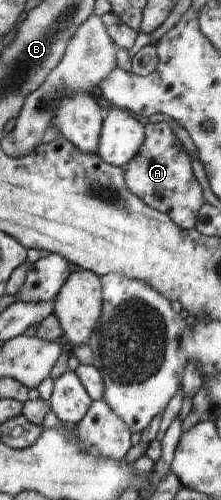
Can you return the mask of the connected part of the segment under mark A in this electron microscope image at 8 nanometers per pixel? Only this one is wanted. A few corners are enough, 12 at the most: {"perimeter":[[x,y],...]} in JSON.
{"perimeter":[[166,121],[149,123],[127,186],[183,230],[203,194]]}

